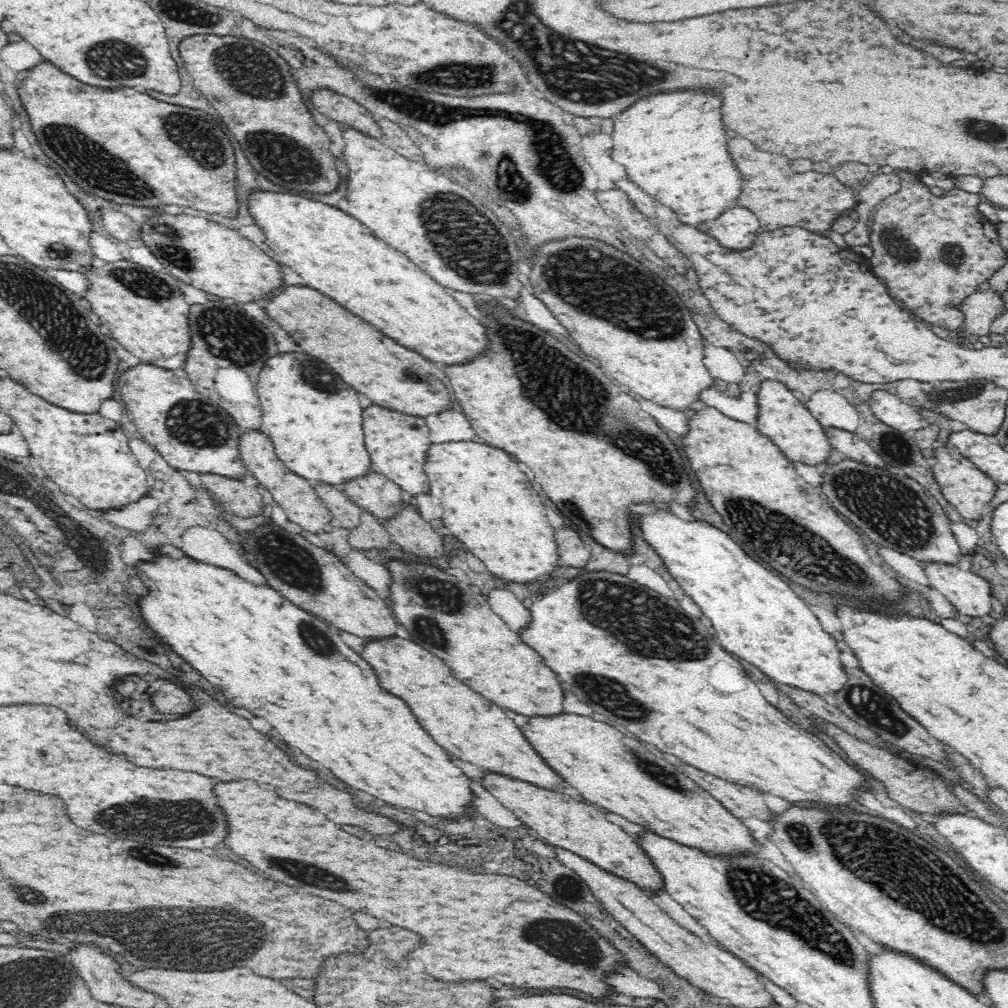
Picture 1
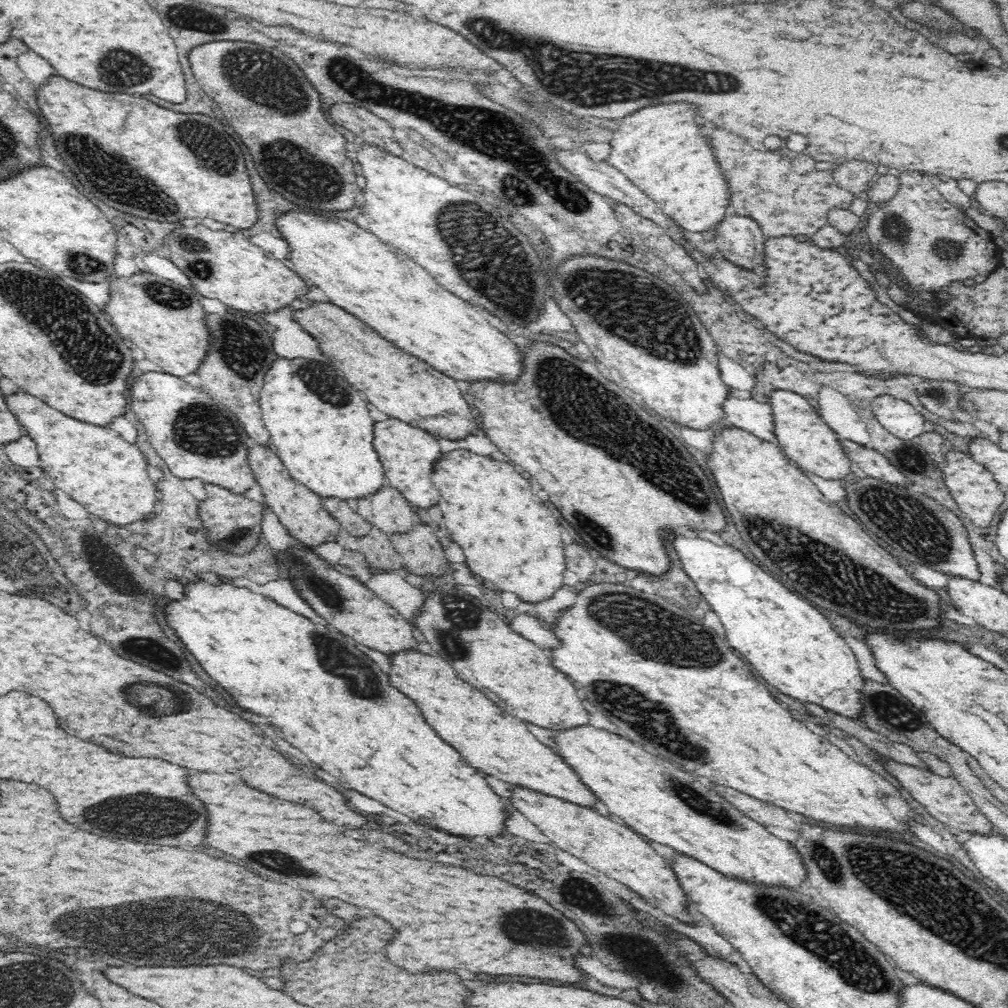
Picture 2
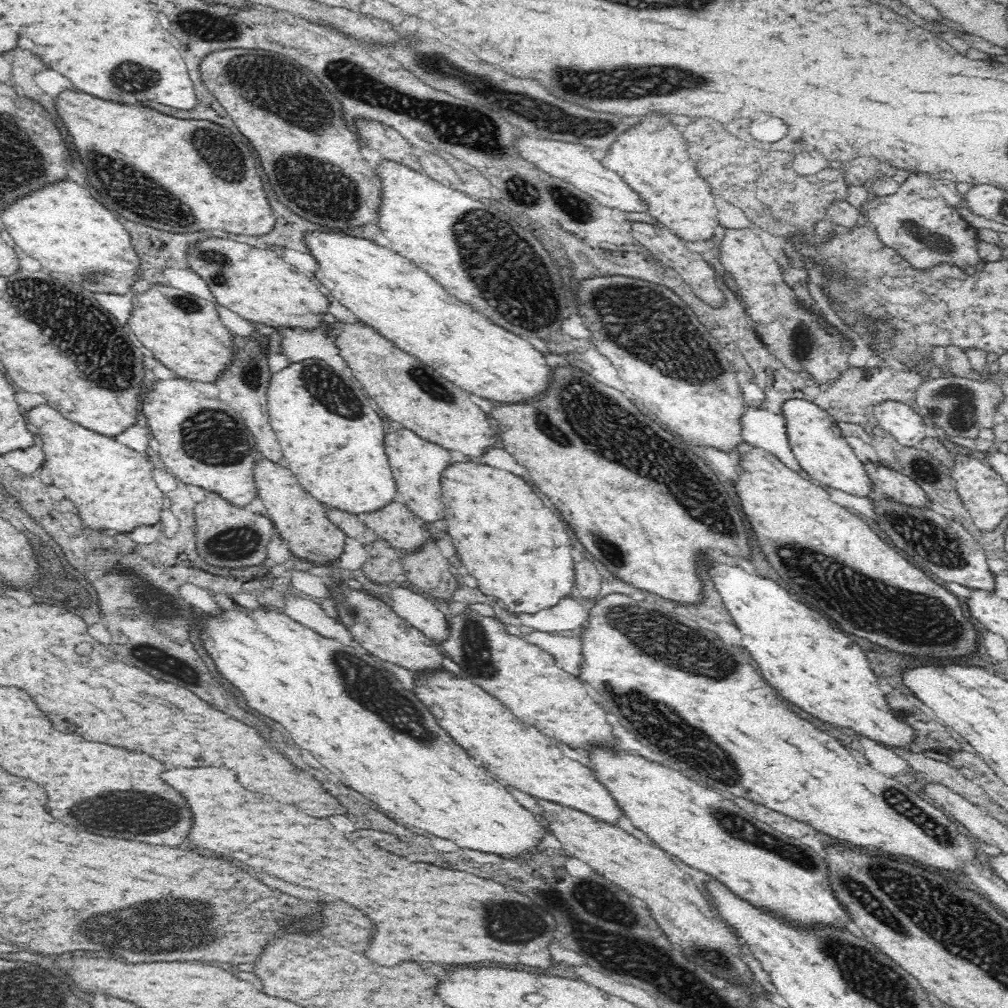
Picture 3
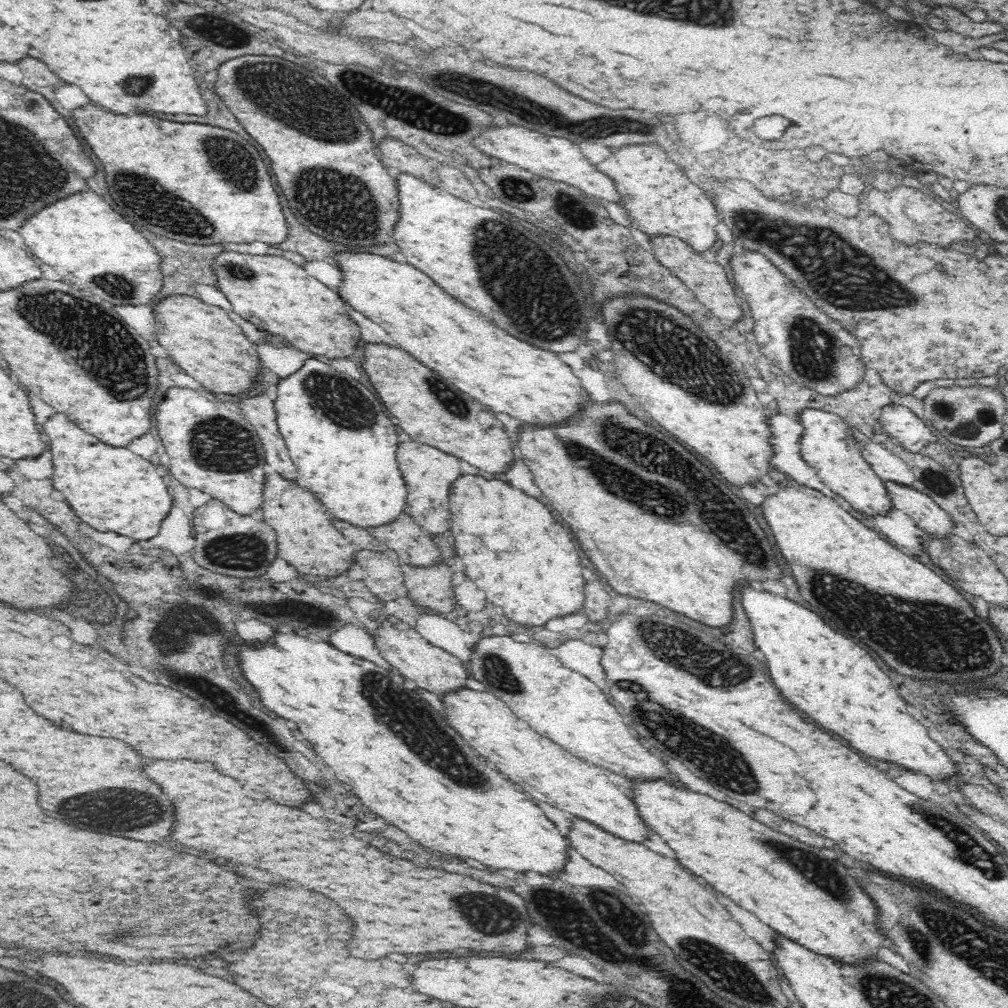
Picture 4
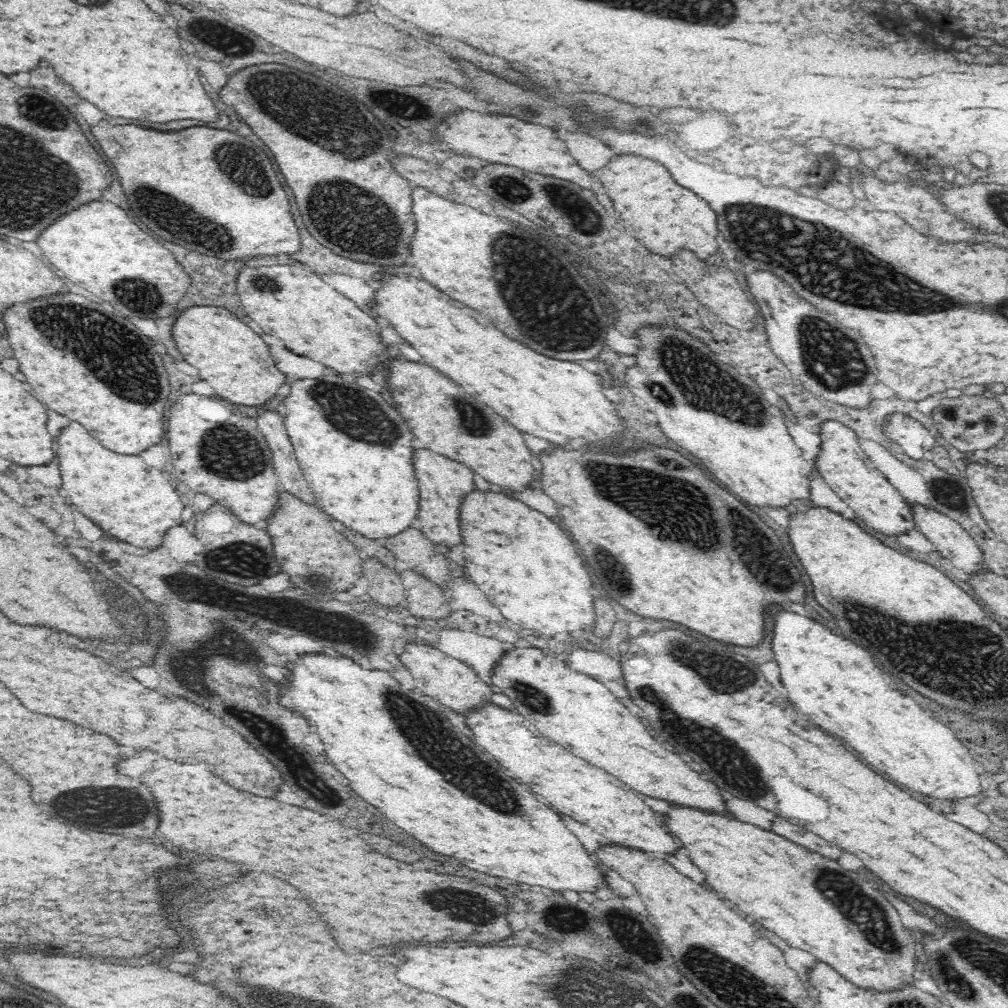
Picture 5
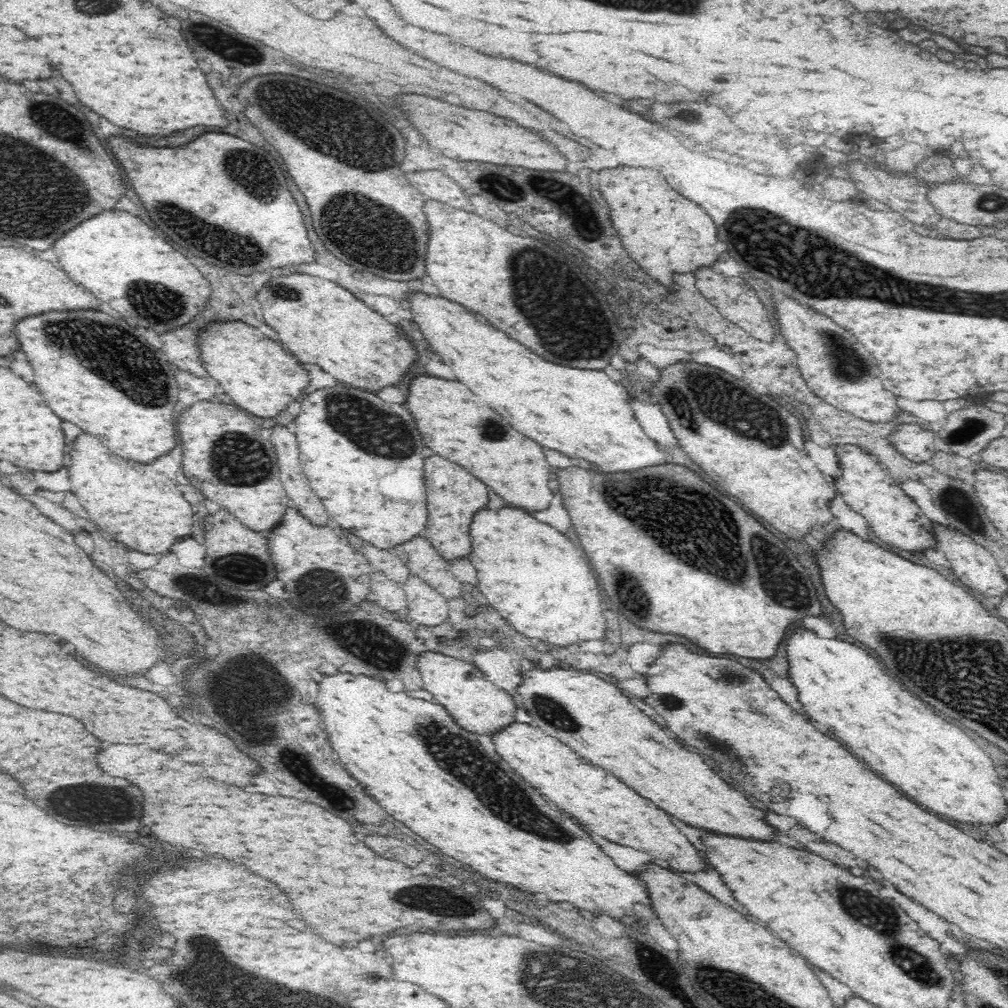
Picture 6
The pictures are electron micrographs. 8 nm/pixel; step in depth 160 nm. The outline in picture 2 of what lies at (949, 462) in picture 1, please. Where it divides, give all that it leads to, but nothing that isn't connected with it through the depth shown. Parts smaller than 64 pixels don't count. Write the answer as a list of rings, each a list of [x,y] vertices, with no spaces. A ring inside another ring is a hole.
[[[949,451],[946,455],[946,465],[943,470],[943,479],[964,514],[976,526],[988,528],[994,512],[1006,498],[1006,489],[996,481],[990,469],[974,460],[969,453]]]

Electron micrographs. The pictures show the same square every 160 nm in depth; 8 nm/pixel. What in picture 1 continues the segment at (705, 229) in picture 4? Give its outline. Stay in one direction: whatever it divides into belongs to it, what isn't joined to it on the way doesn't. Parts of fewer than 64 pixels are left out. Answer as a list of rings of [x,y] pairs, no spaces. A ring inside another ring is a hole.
[[[682,92],[682,94],[672,94],[672,96],[652,96],[652,100],[638,100],[632,108],[628,108],[626,112],[621,112],[619,115],[615,115],[611,118],[614,122],[614,130],[612,131],[612,138],[614,138],[614,150],[611,150],[611,157],[618,164],[624,166],[627,177],[635,182],[640,188],[654,197],[660,204],[671,208],[679,218],[680,222],[688,225],[702,224],[702,222],[712,222],[719,218],[722,212],[730,210],[736,206],[736,197],[741,193],[741,178],[738,178],[739,174],[736,174],[734,170],[734,164],[728,156],[728,150],[726,150],[726,136],[722,132],[722,124],[720,124],[720,98],[716,96],[704,96],[702,92]]]

